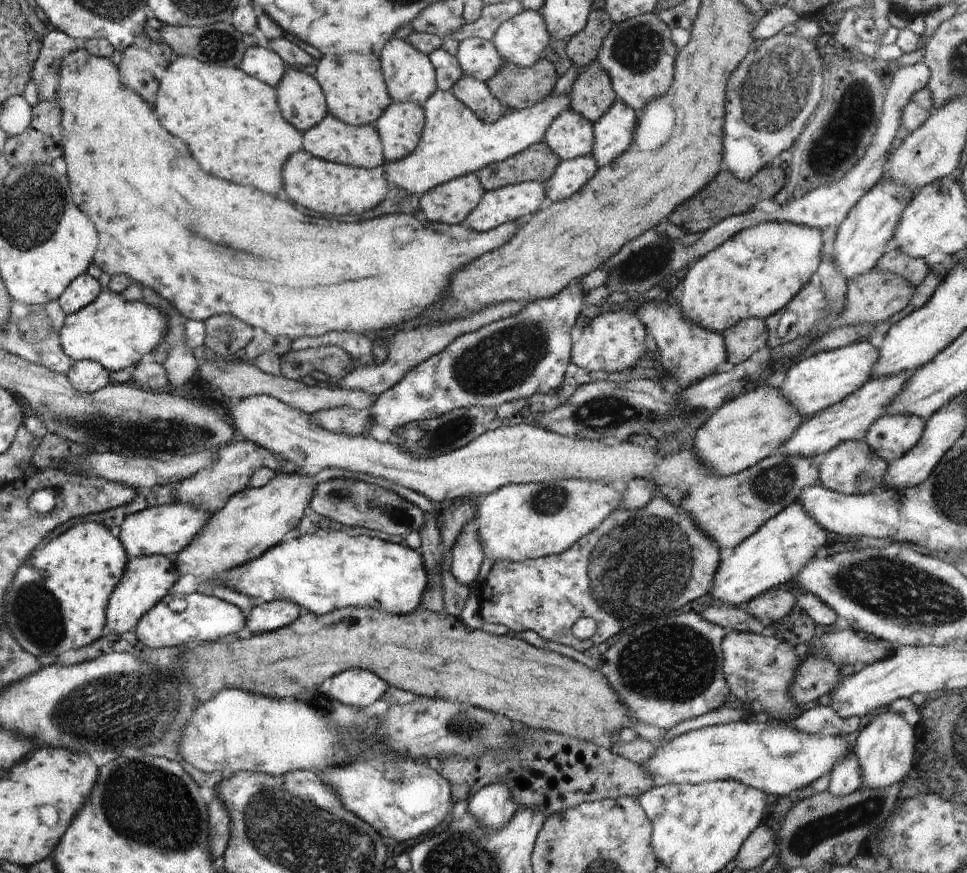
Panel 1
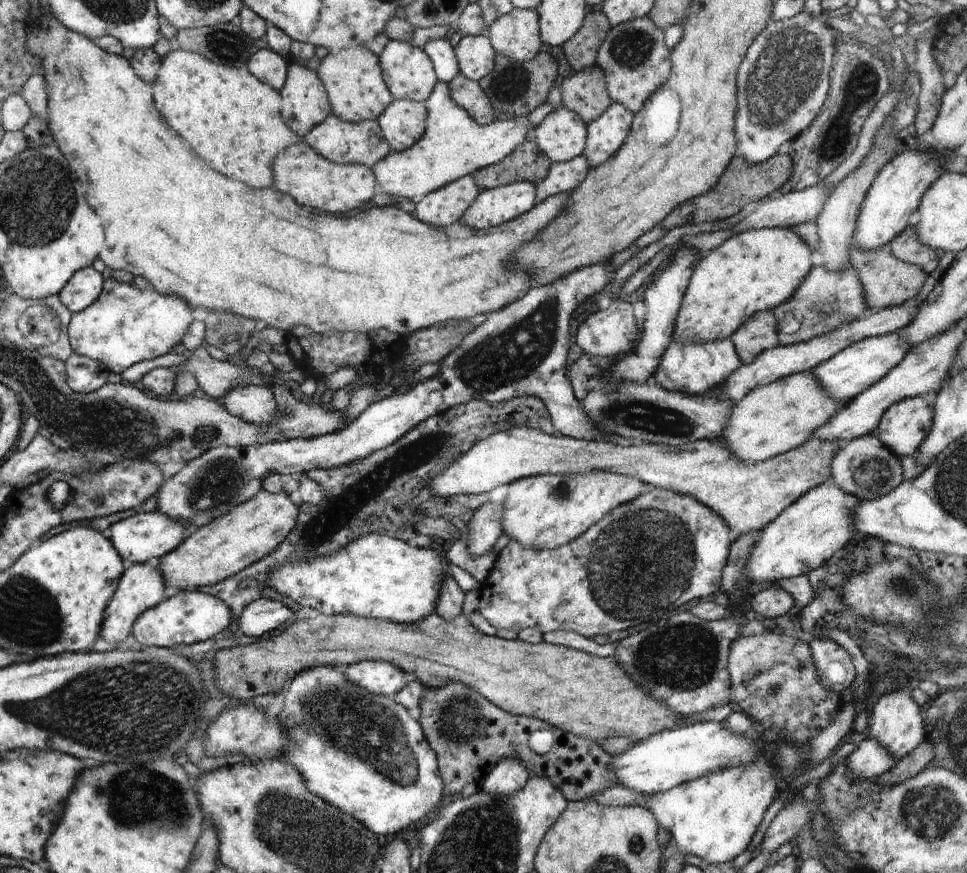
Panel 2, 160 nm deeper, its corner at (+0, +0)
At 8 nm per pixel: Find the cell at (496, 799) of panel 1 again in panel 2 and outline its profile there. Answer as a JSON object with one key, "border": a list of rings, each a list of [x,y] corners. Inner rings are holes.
{"border":[[[504,757],[482,780],[482,789],[488,794],[511,795],[522,788],[529,779],[527,766],[516,757]]]}

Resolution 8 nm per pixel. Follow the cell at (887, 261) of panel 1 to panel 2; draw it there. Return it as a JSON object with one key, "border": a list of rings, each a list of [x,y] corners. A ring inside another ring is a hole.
{"border":[[[907,226],[889,244],[891,253],[900,260],[922,267],[930,274],[938,265],[936,249],[921,243],[917,235],[917,228]]]}

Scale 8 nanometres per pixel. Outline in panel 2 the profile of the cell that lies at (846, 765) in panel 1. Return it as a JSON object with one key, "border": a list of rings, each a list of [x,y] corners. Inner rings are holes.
{"border":[[[862,739],[858,745],[846,760],[851,776],[858,780],[879,779],[897,763],[897,758],[890,755],[877,740]]]}

